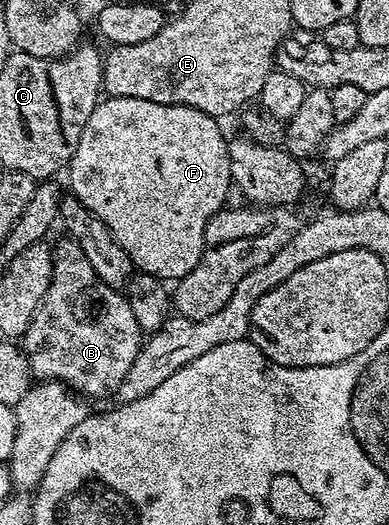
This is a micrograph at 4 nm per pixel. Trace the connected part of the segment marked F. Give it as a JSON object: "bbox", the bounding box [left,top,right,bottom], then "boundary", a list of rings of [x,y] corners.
{"bbox":[66,97,234,281],"boundary":[[[134,97],[101,98],[94,113],[90,113],[90,121],[86,121],[86,129],[82,129],[82,137],[78,137],[78,149],[74,149],[72,160],[68,162],[66,168],[68,183],[72,186],[70,195],[71,198],[82,201],[82,205],[86,209],[90,209],[90,213],[94,213],[94,217],[98,217],[98,221],[102,221],[102,225],[106,225],[106,229],[110,229],[114,241],[118,241],[118,245],[122,245],[122,249],[130,257],[133,268],[137,272],[153,275],[165,281],[178,281],[182,277],[186,277],[186,273],[190,273],[190,269],[194,269],[194,265],[198,265],[198,261],[204,256],[206,225],[229,202],[229,200],[227,201],[228,190],[233,190],[234,187],[228,156],[229,140],[224,139],[224,135],[216,123],[219,122],[213,116],[193,107],[142,101]]]}

